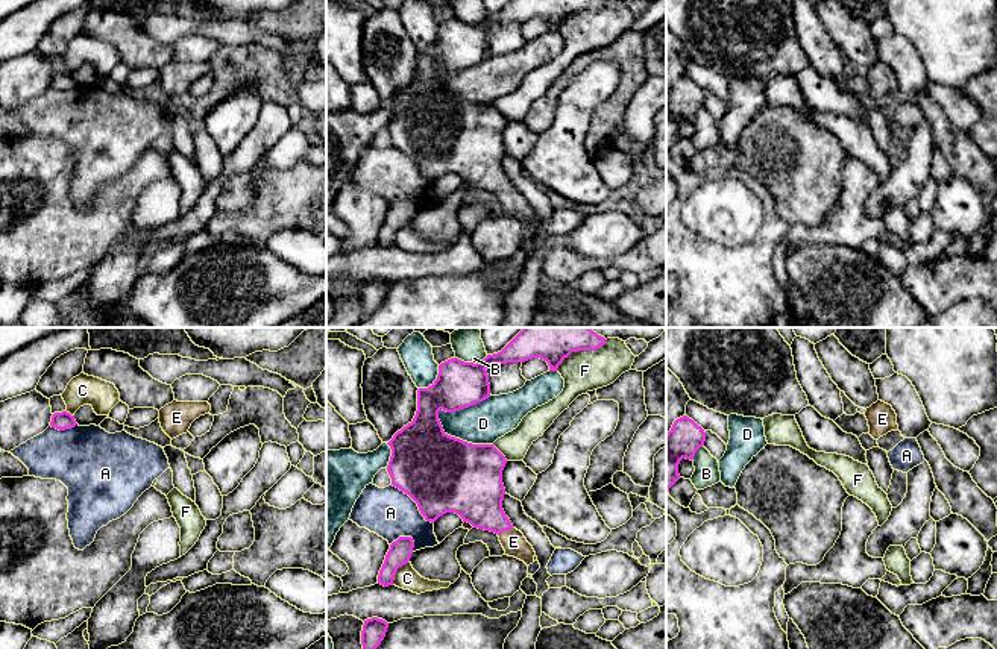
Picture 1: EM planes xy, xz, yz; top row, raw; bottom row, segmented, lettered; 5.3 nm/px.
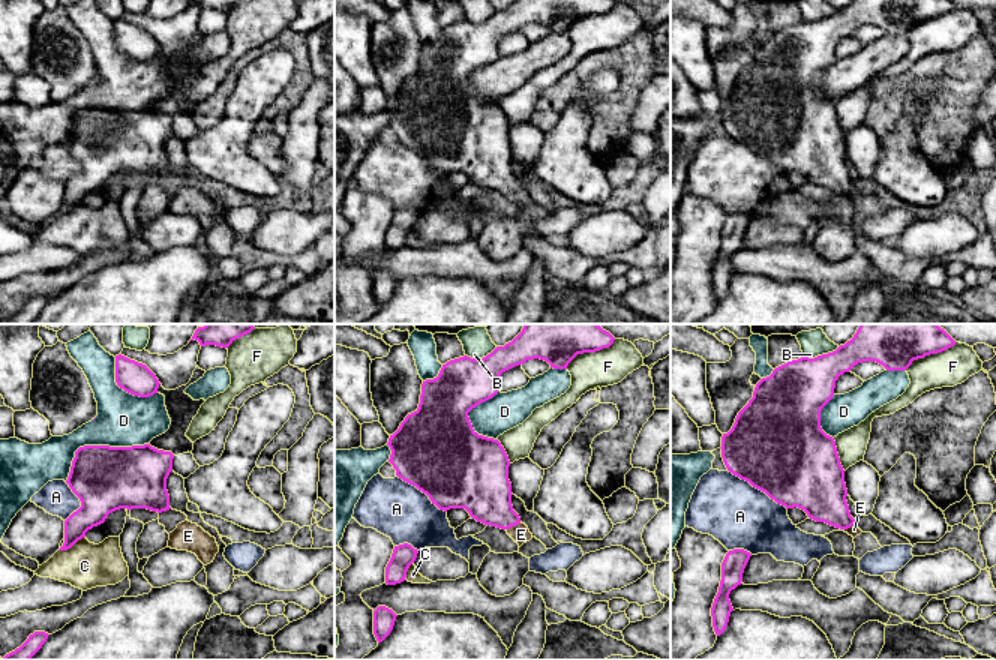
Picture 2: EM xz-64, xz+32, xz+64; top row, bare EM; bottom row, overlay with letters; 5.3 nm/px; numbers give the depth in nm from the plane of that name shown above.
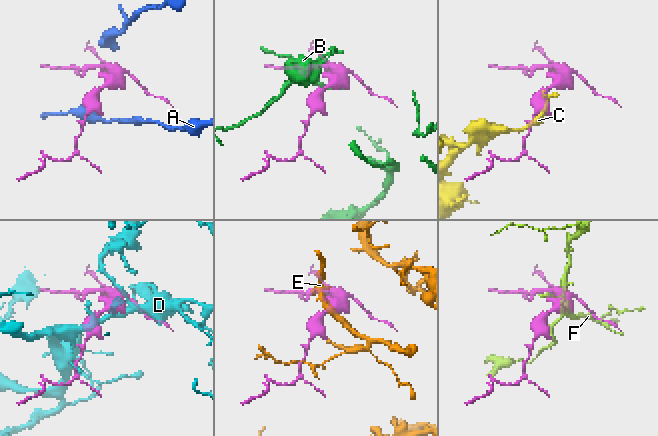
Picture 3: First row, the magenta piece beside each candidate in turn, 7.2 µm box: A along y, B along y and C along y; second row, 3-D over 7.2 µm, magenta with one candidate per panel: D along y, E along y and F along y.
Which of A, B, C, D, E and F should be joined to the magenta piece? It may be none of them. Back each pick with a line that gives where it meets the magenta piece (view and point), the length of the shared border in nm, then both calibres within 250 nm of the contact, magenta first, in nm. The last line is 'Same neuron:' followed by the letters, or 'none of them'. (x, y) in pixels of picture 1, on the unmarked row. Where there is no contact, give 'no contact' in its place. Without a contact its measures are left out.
E: contact xz (504, 190); length 90 nm; calibres 300 and 130 nm
Same neuron: E

